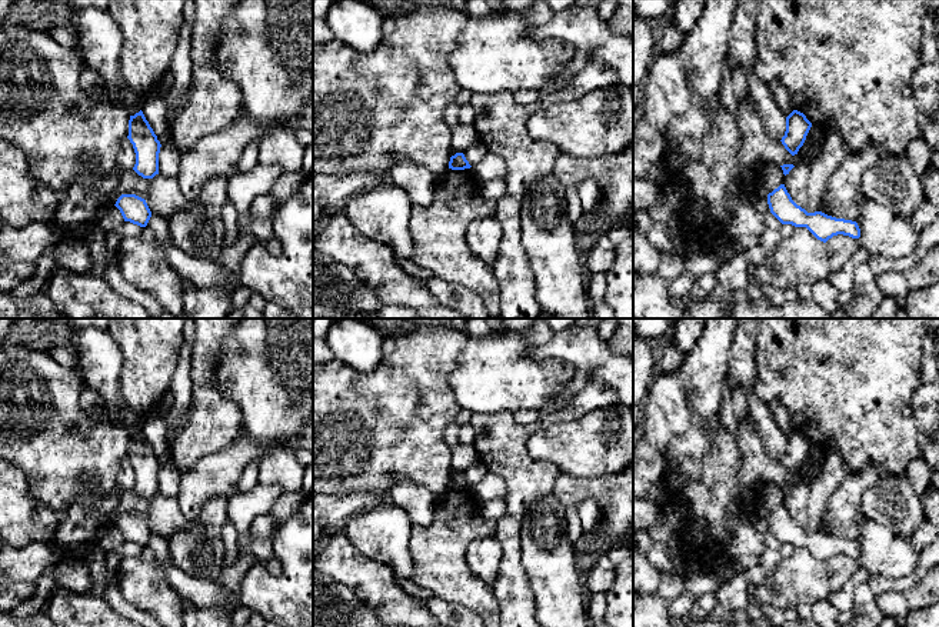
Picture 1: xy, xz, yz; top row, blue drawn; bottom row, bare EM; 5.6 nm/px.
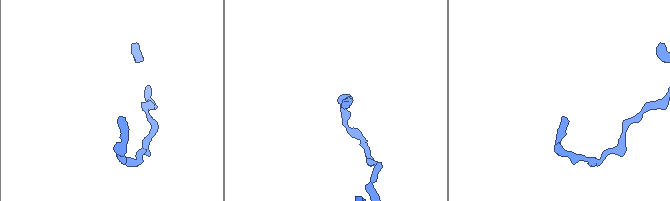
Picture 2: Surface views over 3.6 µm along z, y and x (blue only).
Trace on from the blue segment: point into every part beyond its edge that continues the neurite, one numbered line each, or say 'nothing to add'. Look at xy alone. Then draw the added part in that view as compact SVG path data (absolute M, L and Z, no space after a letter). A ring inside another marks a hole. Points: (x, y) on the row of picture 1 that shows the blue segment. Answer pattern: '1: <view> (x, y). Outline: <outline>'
nothing to add

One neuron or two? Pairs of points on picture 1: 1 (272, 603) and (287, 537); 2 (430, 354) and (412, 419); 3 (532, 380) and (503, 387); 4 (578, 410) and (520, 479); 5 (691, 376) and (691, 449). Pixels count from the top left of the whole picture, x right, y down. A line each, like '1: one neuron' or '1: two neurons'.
1: one neuron
2: one neuron
3: one neuron
4: one neuron
5: one neuron

